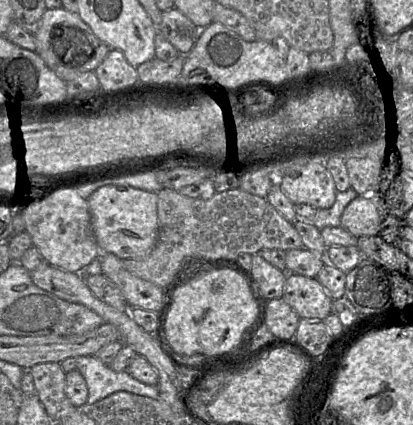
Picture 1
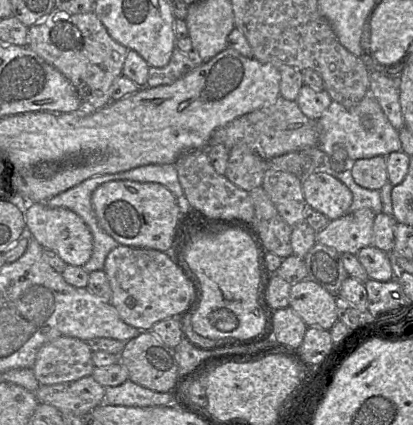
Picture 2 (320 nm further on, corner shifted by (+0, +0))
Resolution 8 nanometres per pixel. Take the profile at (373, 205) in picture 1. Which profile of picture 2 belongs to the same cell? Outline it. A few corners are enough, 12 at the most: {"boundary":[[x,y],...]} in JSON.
{"boundary":[[367,208],[332,220],[316,242],[356,255],[373,245],[375,214]]}

